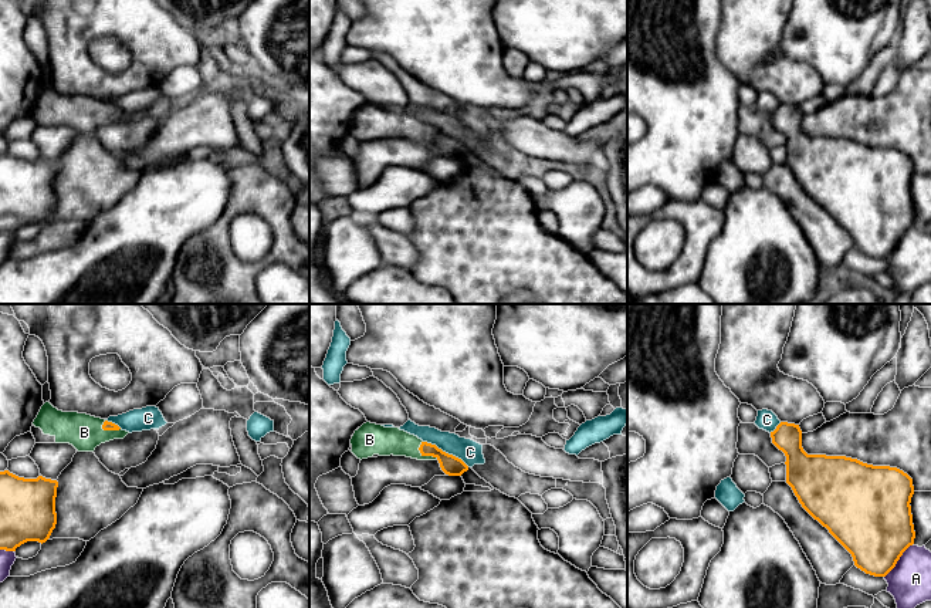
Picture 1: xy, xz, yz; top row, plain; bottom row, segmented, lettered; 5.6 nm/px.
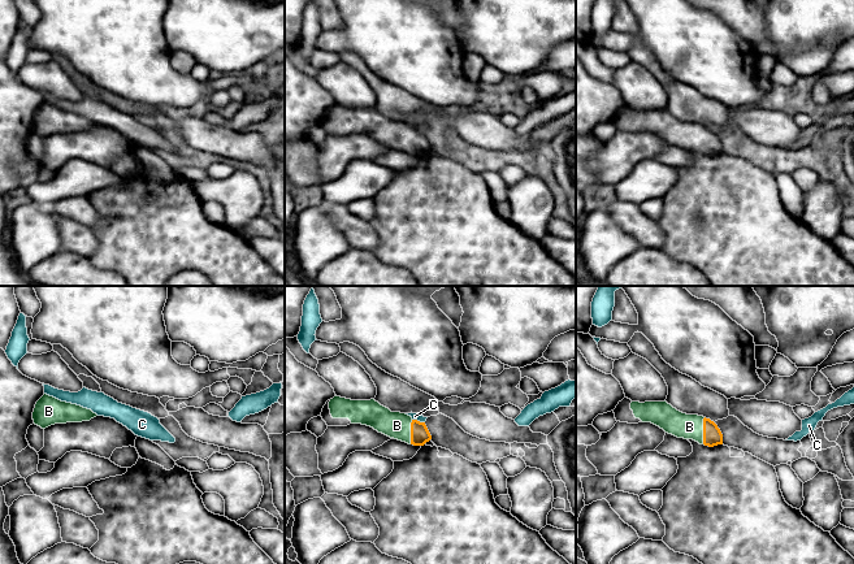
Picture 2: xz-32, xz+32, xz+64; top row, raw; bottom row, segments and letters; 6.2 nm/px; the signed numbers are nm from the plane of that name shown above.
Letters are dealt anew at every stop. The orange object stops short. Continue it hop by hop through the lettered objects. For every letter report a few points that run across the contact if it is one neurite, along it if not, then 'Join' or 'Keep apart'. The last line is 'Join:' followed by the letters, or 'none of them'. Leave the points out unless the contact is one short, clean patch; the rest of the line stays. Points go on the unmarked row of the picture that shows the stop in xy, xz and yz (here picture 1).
A: Keep apart
B: Line: xz (450, 147), (439, 137), (423, 137), (409, 127), (382, 122). Join
C: Keep apart
Join: B

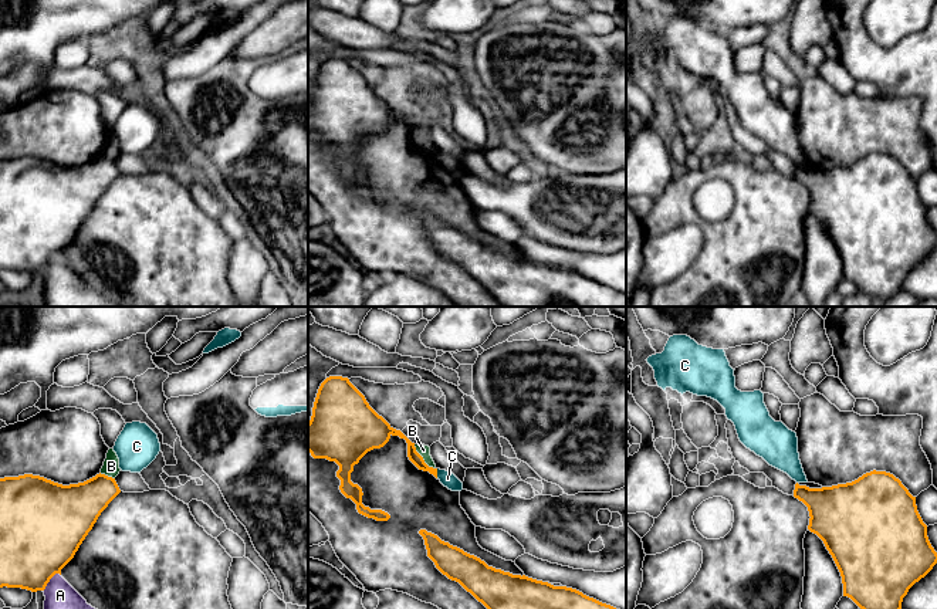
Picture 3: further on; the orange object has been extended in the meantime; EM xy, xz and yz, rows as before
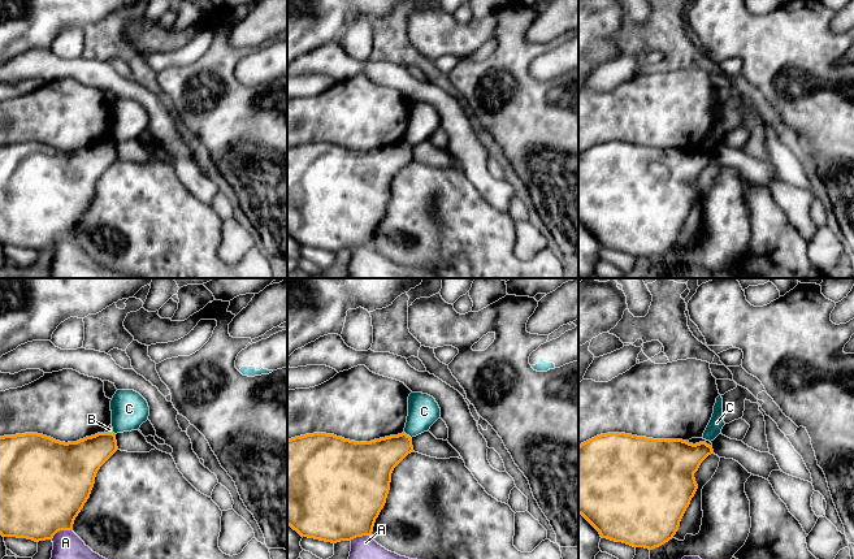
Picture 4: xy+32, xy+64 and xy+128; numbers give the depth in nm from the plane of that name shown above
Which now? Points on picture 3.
A: Keep apart
B: Keep apart
C: Line: xz (436, 151), (437, 159). Keep apart
Join: none of them

